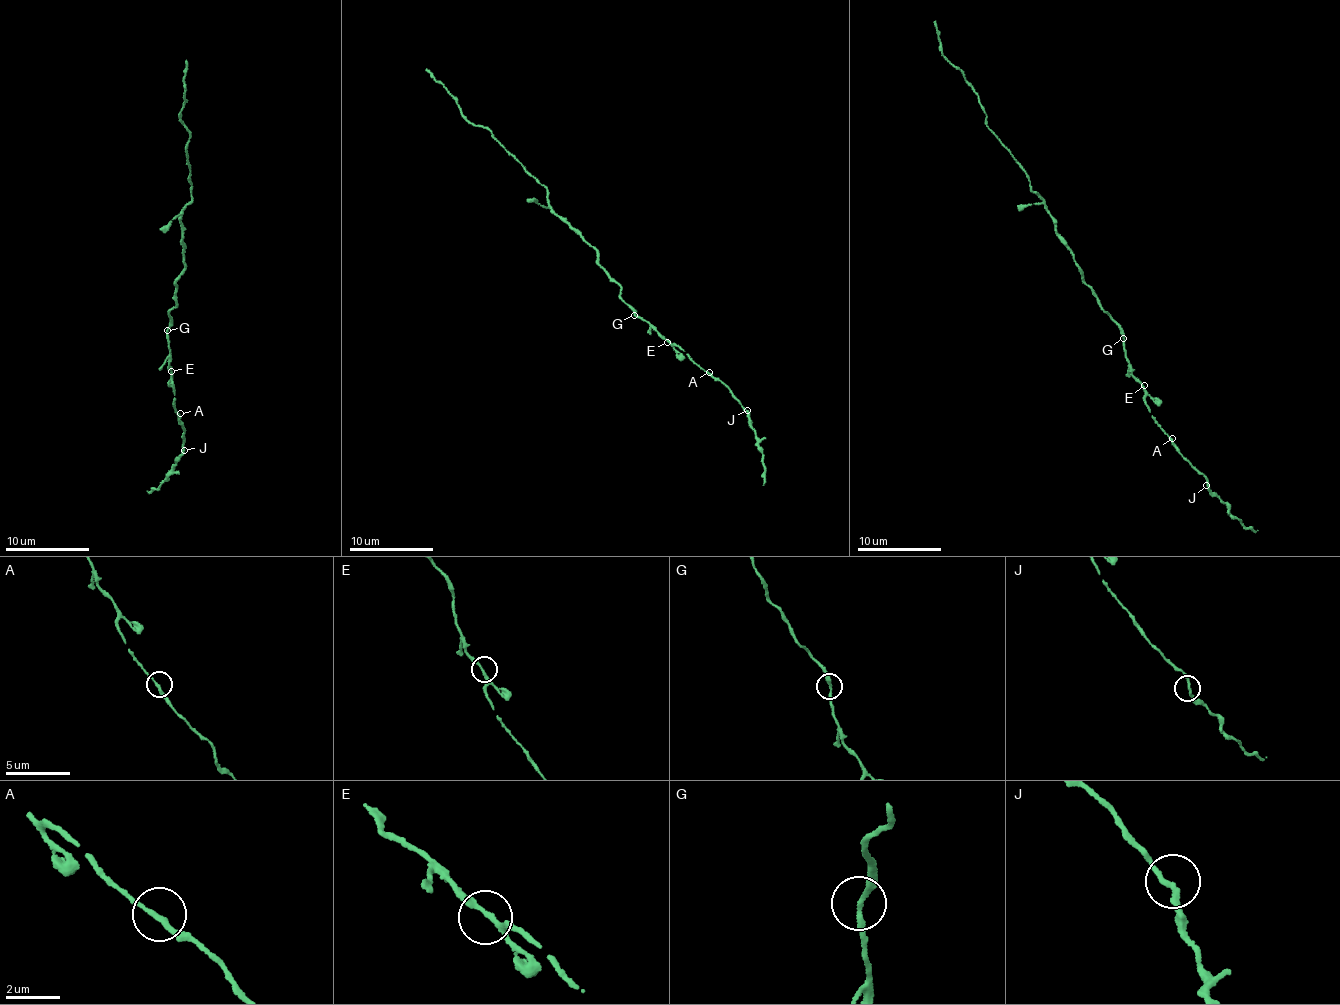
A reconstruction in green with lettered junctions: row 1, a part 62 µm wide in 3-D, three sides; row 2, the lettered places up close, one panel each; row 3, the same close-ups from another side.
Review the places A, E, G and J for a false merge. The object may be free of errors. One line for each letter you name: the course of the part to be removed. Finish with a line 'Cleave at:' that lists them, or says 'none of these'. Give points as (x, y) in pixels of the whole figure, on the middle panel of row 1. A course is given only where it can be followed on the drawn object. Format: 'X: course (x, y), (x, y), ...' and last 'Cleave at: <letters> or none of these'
Cleave at: none of these

